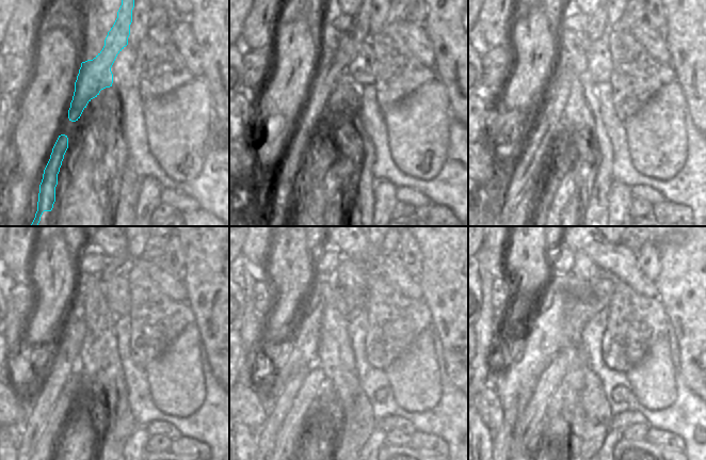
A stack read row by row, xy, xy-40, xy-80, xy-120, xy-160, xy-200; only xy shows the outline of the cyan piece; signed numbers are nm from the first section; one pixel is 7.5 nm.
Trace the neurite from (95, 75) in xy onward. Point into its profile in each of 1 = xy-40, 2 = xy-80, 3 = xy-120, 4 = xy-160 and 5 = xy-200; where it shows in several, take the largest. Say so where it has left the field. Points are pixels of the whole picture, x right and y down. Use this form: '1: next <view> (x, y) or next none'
1: next xy-40 (329, 73)
2: next xy-80 (523, 176)
3: next xy-120 (66, 359)
4: next xy-160 (286, 382)
5: next xy-200 (501, 440)

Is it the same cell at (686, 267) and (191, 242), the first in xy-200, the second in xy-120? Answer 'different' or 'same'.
same

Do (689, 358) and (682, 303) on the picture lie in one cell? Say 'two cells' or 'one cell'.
one cell

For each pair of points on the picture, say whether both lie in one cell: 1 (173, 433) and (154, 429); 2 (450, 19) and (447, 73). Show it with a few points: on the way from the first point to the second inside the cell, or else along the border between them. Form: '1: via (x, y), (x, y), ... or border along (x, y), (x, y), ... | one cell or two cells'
1: via (169, 430), (158, 429) | one cell
2: via (450, 32), (450, 60) | one cell

